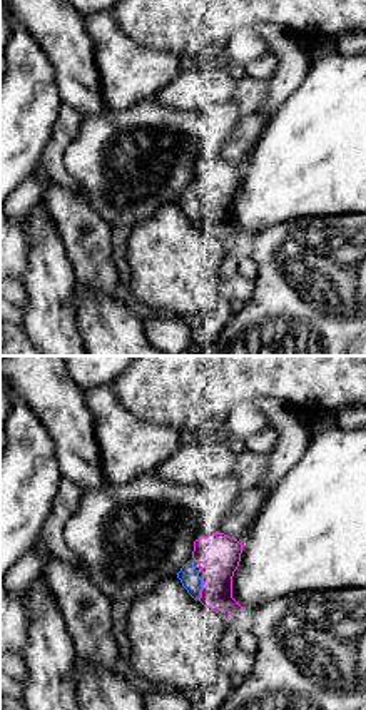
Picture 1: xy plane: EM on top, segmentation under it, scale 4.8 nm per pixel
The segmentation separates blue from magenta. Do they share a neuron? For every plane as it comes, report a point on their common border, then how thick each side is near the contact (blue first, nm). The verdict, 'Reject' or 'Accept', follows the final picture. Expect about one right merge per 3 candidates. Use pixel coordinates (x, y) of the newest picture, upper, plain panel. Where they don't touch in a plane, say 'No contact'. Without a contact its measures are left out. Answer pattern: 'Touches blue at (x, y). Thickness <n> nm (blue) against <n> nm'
Touches blue at (199, 218). Thickness 100 nm (blue) against 200 nm

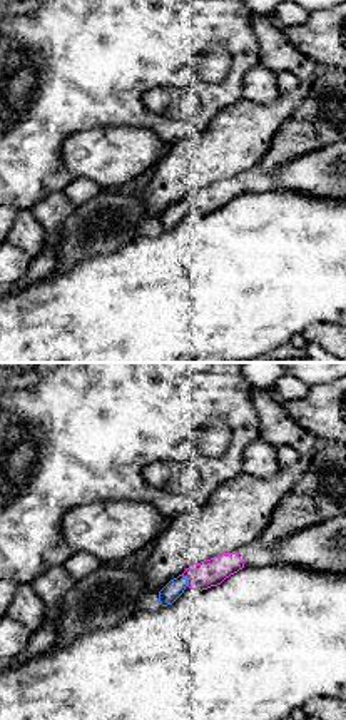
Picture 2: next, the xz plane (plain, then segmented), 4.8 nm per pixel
Touches blue at (186, 206). Thickness 90 nm (blue) against 130 nm

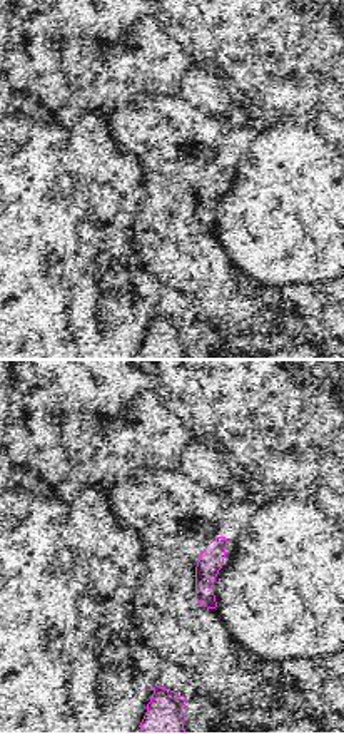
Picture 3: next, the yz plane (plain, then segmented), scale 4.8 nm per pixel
No contact

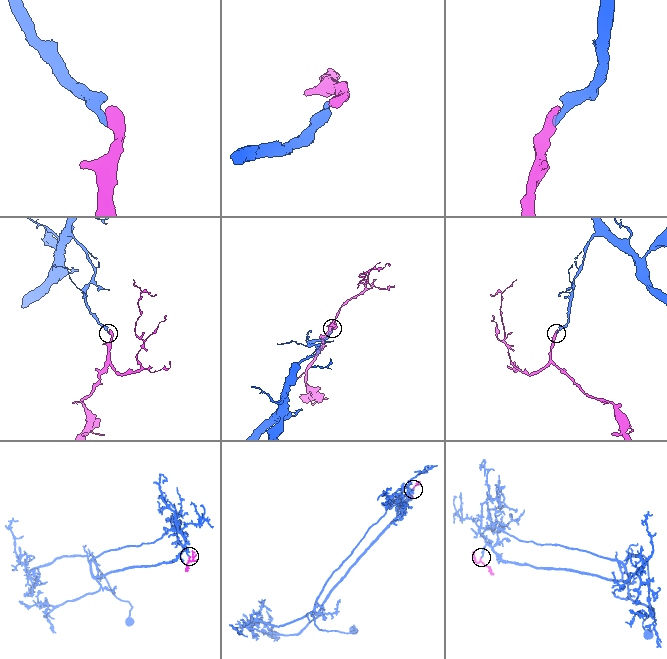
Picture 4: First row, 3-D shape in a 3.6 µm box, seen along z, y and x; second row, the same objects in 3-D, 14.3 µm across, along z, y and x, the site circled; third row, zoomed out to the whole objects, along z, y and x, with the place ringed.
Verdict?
Accept

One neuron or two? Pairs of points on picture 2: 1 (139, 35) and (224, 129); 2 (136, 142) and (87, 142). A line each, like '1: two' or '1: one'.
1: two
2: one

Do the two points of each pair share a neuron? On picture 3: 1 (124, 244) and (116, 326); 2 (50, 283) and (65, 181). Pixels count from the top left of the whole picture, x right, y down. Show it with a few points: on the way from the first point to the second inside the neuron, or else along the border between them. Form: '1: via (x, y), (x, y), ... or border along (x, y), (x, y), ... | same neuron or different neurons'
1: via (116, 265), (116, 306) | same neuron
2: via (52, 258), (55, 253), (55, 206) | same neuron

